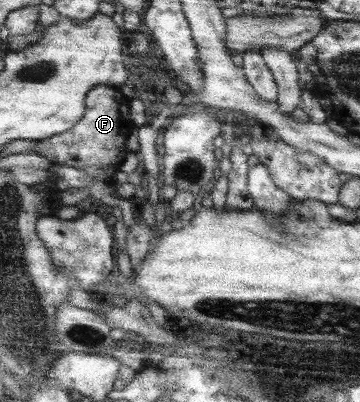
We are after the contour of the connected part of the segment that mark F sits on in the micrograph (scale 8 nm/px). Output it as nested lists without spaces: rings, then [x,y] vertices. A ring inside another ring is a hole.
[[[103,84],[94,86],[94,87],[90,90],[90,92],[86,94],[86,98],[85,98],[85,113],[83,114],[83,117],[78,121],[79,124],[76,123],[74,126],[72,126],[71,129],[67,129],[66,132],[56,134],[56,135],[54,135],[53,137],[49,137],[49,138],[43,139],[42,141],[35,141],[34,148],[33,148],[33,149],[27,150],[27,152],[34,152],[35,154],[38,154],[39,156],[43,156],[43,158],[45,158],[45,160],[48,160],[51,164],[63,165],[63,166],[68,166],[68,167],[71,167],[71,168],[76,168],[77,170],[82,170],[85,174],[87,174],[87,176],[90,176],[90,178],[92,178],[92,181],[91,181],[87,186],[84,186],[84,187],[81,188],[81,189],[69,189],[69,190],[65,190],[65,192],[61,191],[61,192],[59,193],[59,204],[60,204],[60,207],[63,207],[63,206],[64,206],[64,207],[67,207],[67,206],[68,206],[68,207],[69,207],[69,206],[74,207],[74,205],[75,205],[76,203],[78,203],[78,202],[81,201],[81,200],[85,200],[86,198],[87,198],[87,199],[91,199],[92,201],[100,201],[101,204],[104,204],[105,206],[110,206],[110,207],[112,207],[112,208],[113,208],[113,207],[119,208],[119,210],[121,211],[121,218],[123,219],[123,226],[124,226],[127,230],[129,230],[129,227],[131,227],[131,225],[133,225],[133,222],[134,222],[134,220],[135,220],[135,212],[133,212],[133,208],[135,207],[135,205],[136,205],[138,202],[137,202],[137,200],[130,200],[130,199],[127,200],[127,199],[116,198],[116,197],[111,193],[111,186],[114,185],[114,181],[115,181],[115,179],[114,179],[114,177],[113,177],[114,172],[117,171],[117,170],[119,170],[119,165],[120,165],[121,161],[123,160],[123,158],[126,156],[126,153],[127,153],[127,150],[124,148],[124,146],[125,146],[125,139],[128,137],[128,134],[135,128],[135,126],[133,125],[133,123],[131,123],[131,120],[129,119],[129,114],[128,114],[128,103],[129,103],[129,102],[130,102],[129,98],[127,98],[120,90],[119,90],[119,92],[117,92],[117,90],[115,90],[115,88],[113,88],[113,87],[107,88],[107,85],[103,85]],[[103,166],[109,166],[109,168],[111,168],[111,170],[113,170],[113,175],[110,175],[110,176],[104,175],[104,174],[102,173],[102,171],[101,171],[101,168],[103,168]]]

